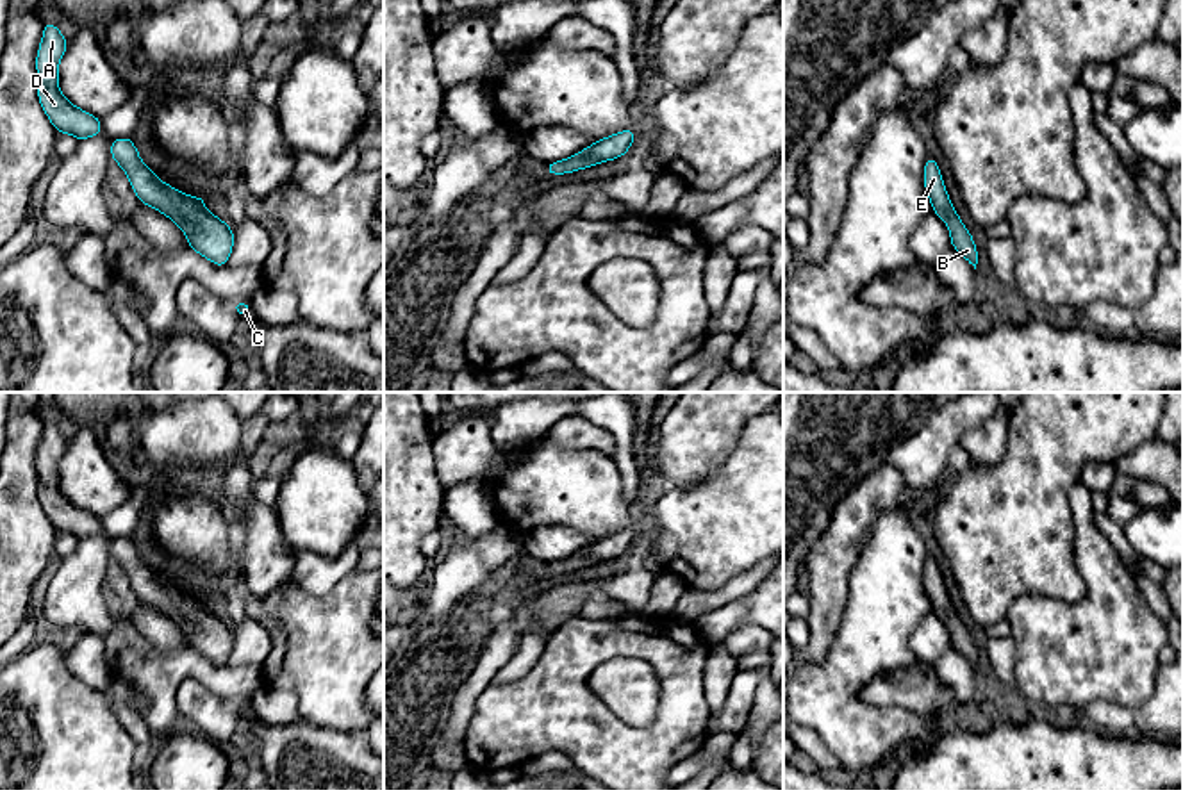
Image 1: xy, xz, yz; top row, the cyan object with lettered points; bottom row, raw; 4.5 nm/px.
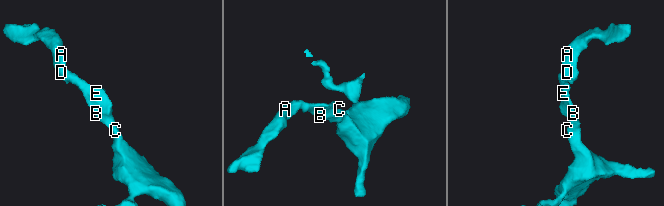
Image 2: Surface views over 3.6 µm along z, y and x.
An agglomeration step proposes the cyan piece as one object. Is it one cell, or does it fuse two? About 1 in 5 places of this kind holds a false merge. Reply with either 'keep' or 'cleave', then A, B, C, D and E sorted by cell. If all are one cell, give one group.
keep; A B C D E

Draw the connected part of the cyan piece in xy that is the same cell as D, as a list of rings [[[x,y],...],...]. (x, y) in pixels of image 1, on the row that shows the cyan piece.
[[[45,21],[43,37],[36,53],[39,77],[37,100],[57,130],[79,141],[102,134],[102,119],[73,105],[59,89],[59,62],[68,50],[68,41],[59,27]]]

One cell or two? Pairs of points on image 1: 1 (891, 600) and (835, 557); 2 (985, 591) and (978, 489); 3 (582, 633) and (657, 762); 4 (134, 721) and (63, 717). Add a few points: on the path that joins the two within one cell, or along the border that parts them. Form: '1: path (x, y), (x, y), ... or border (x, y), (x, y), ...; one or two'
1: border (871, 532), (852, 567), (848, 600), (843, 608); two
2: path (985, 566), (984, 514); one
3: path (579, 669), (579, 699), (621, 742); one
4: border (116, 699), (115, 714), (138, 744); two

